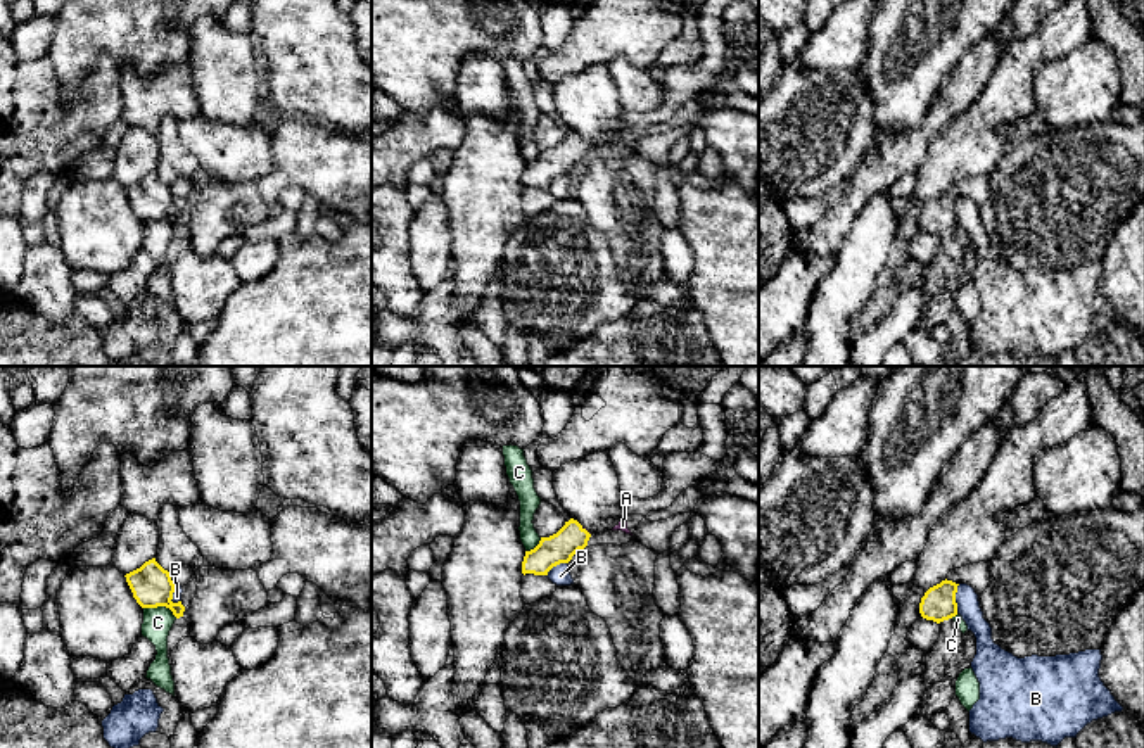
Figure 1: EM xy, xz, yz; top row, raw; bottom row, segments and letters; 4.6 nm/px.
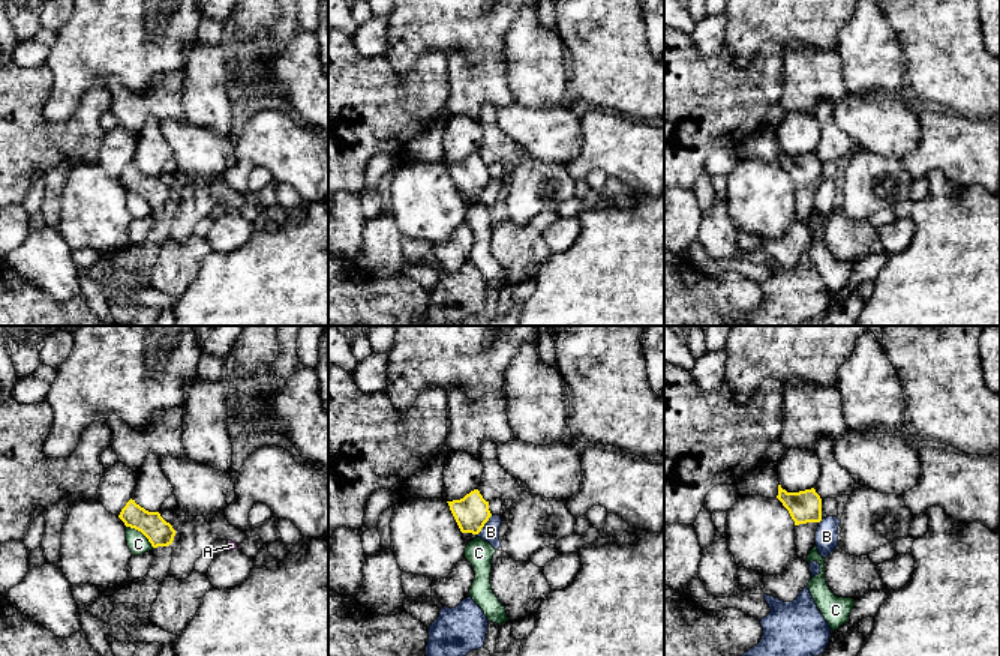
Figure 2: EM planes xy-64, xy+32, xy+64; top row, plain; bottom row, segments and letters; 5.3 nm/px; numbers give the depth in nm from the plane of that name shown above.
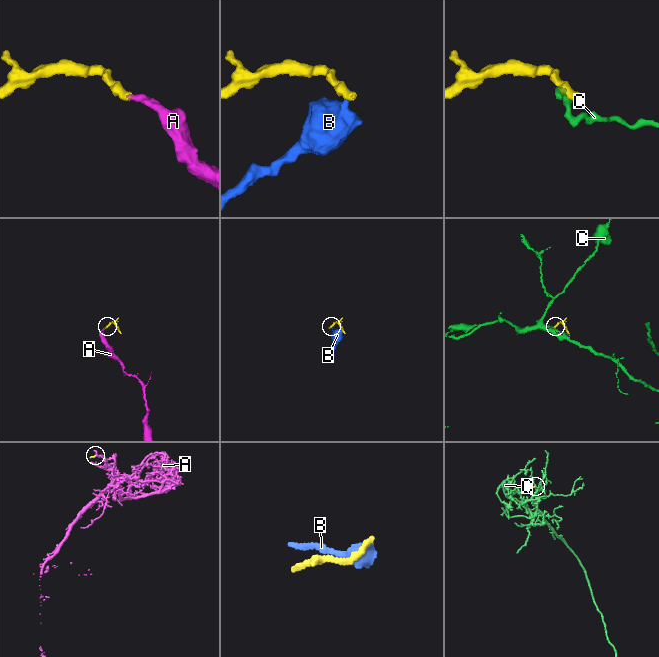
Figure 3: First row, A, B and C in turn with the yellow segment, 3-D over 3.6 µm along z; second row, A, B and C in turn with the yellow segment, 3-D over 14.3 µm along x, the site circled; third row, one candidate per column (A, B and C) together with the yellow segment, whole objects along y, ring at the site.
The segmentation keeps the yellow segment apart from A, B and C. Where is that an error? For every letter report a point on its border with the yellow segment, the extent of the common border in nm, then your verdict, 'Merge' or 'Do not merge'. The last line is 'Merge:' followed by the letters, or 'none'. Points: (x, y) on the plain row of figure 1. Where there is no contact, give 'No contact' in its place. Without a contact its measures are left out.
A: Touches yellow at xz (586, 144). Shared border 60 nm. Merge
B: Touches yellow at yz (954, 211). Shared border 140 nm. Do not merge
C: Touches yellow at xy (161, 218). Shared border 170 nm. Do not merge
Merge: A

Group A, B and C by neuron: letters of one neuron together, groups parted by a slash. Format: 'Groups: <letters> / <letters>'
Groups: A / B / C

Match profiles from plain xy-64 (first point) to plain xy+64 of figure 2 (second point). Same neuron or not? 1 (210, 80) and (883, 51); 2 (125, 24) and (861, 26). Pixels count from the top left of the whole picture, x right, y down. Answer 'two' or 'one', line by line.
1: one
2: two

